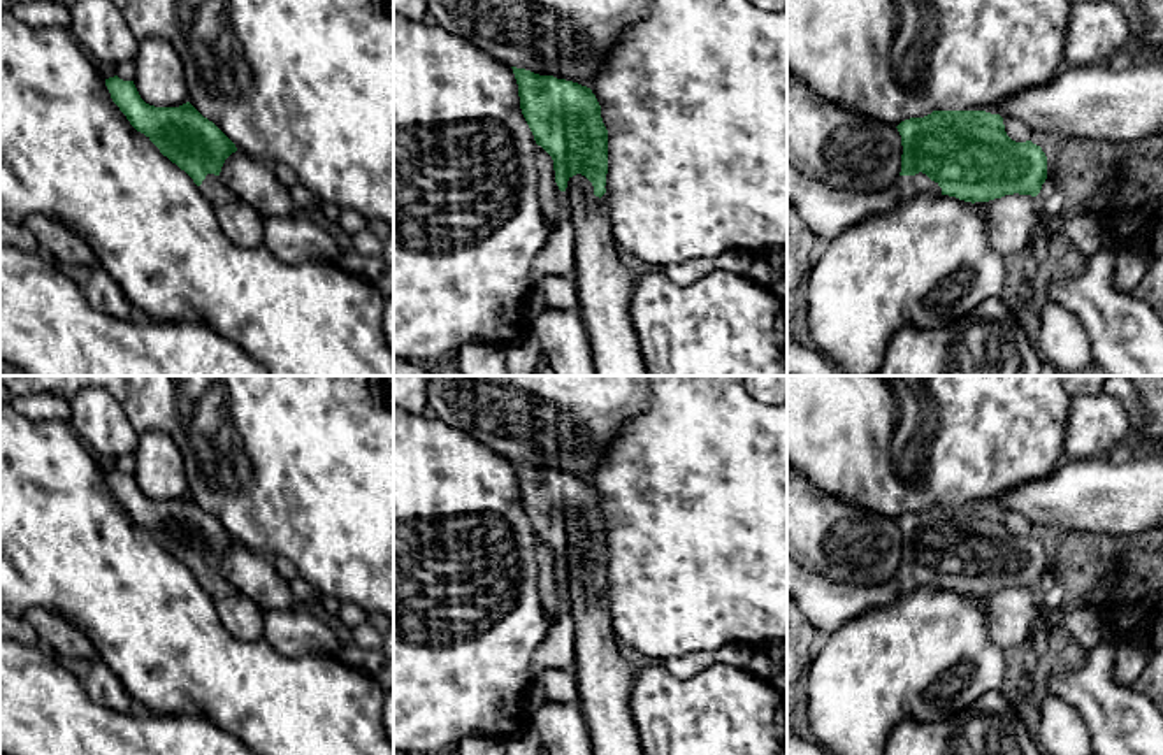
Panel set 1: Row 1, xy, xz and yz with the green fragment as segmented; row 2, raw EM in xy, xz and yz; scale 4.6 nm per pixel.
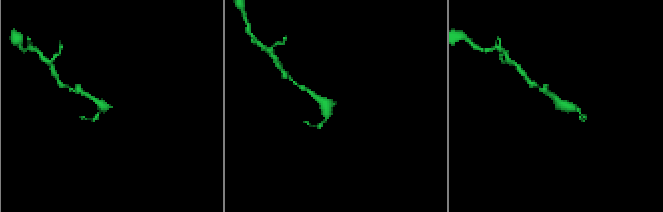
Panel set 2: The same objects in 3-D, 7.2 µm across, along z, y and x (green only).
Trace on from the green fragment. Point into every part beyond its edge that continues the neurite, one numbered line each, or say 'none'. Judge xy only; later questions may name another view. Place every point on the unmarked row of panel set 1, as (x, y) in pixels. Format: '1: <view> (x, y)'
1: xy (211, 582)

